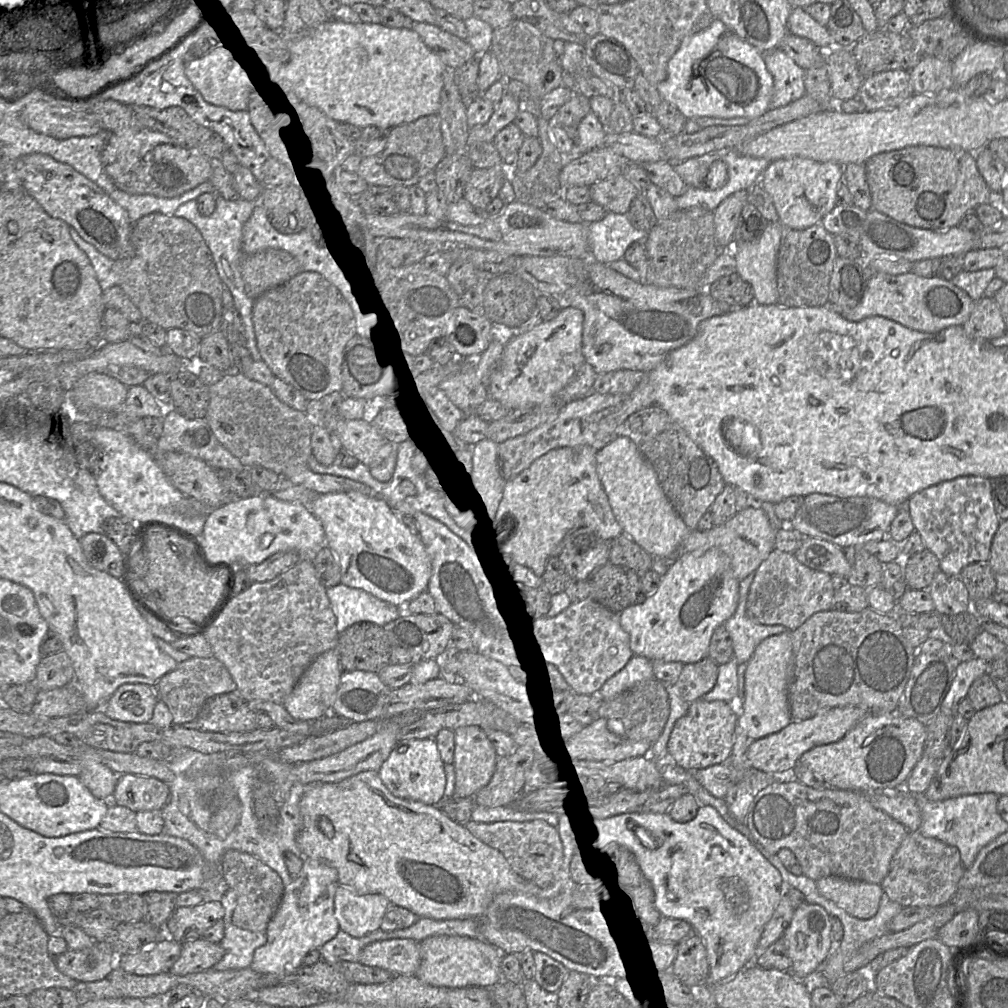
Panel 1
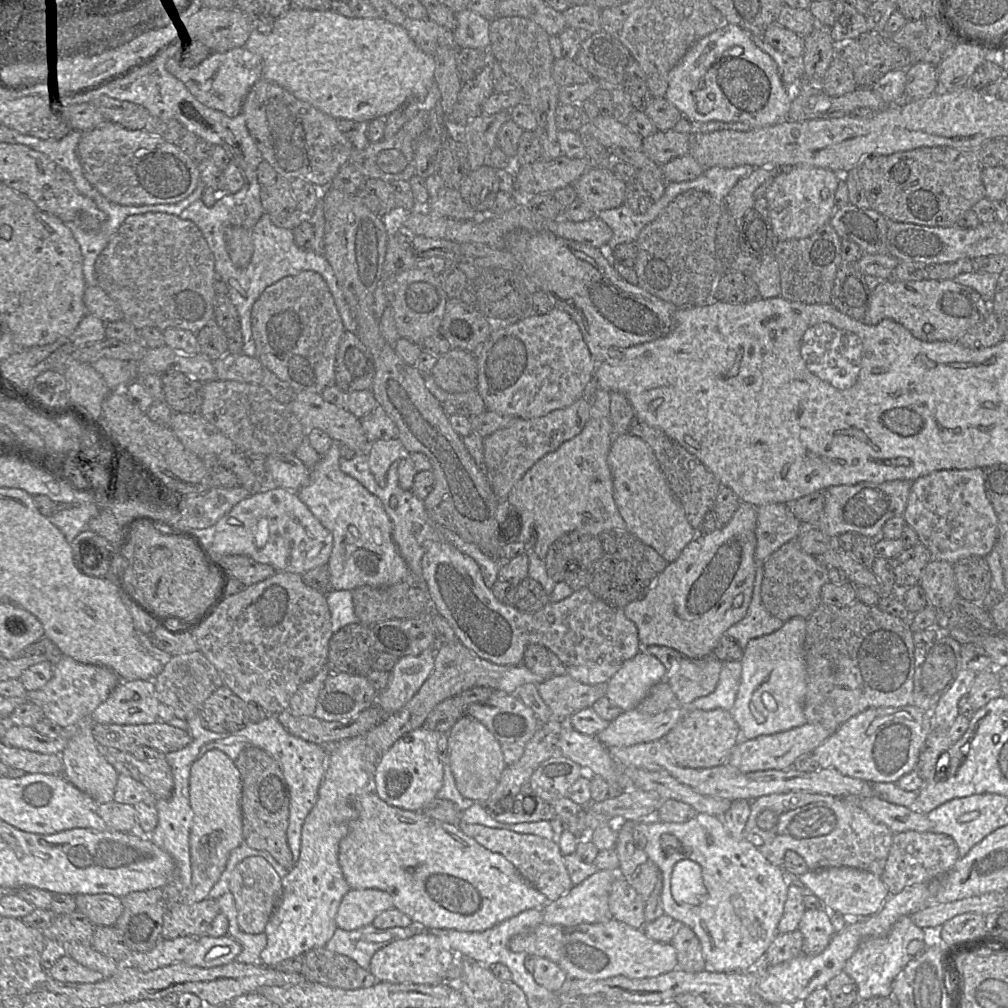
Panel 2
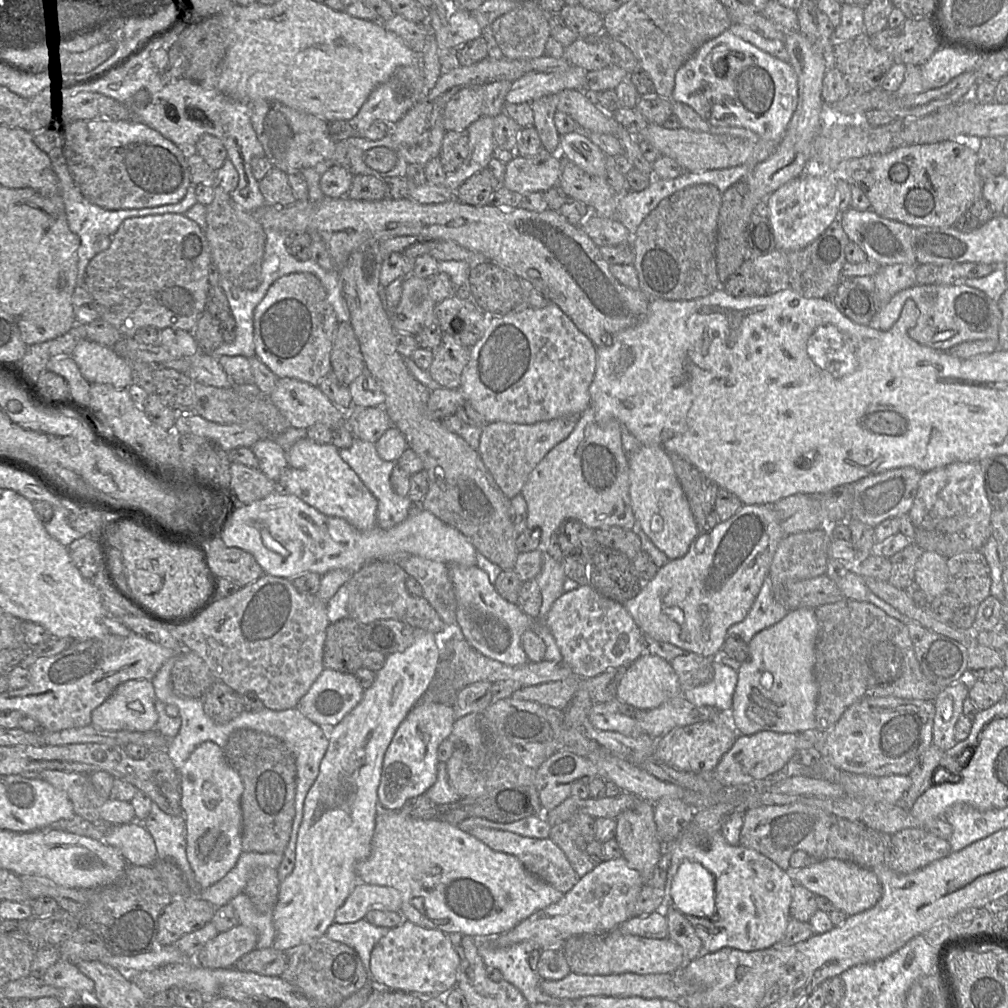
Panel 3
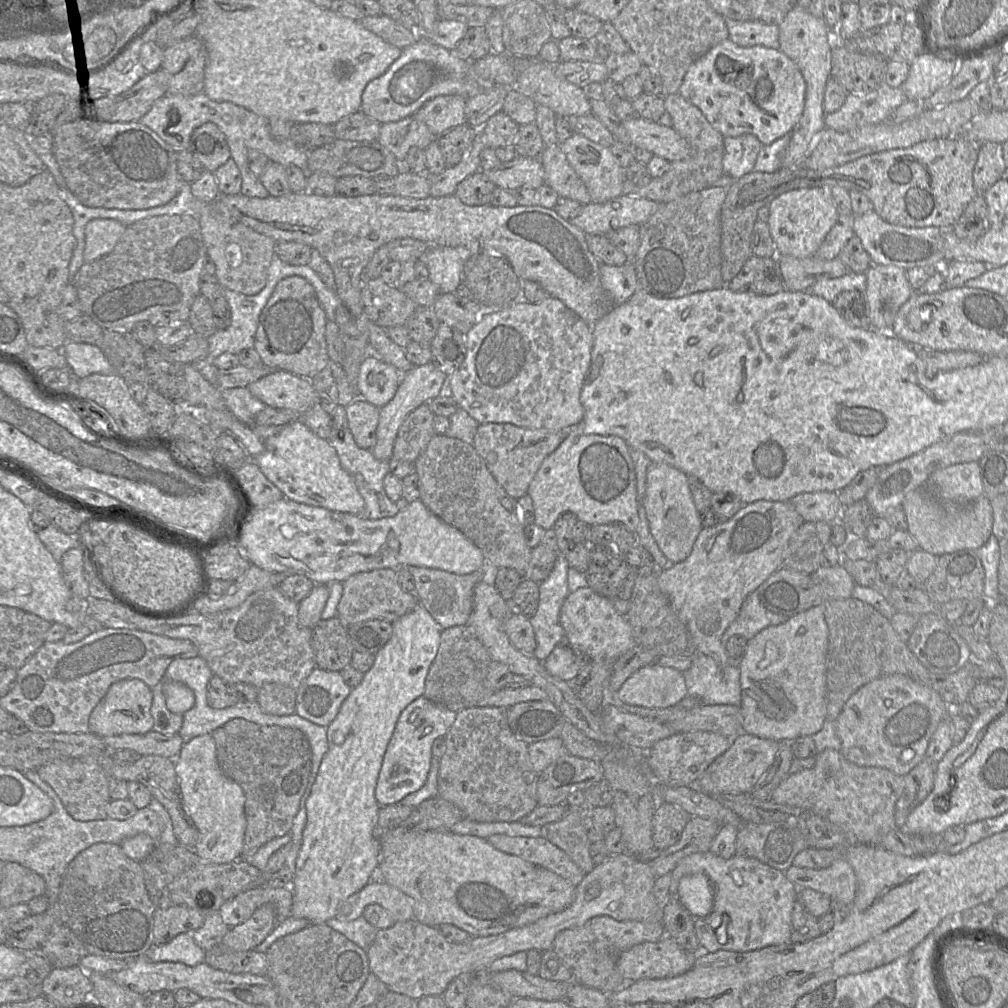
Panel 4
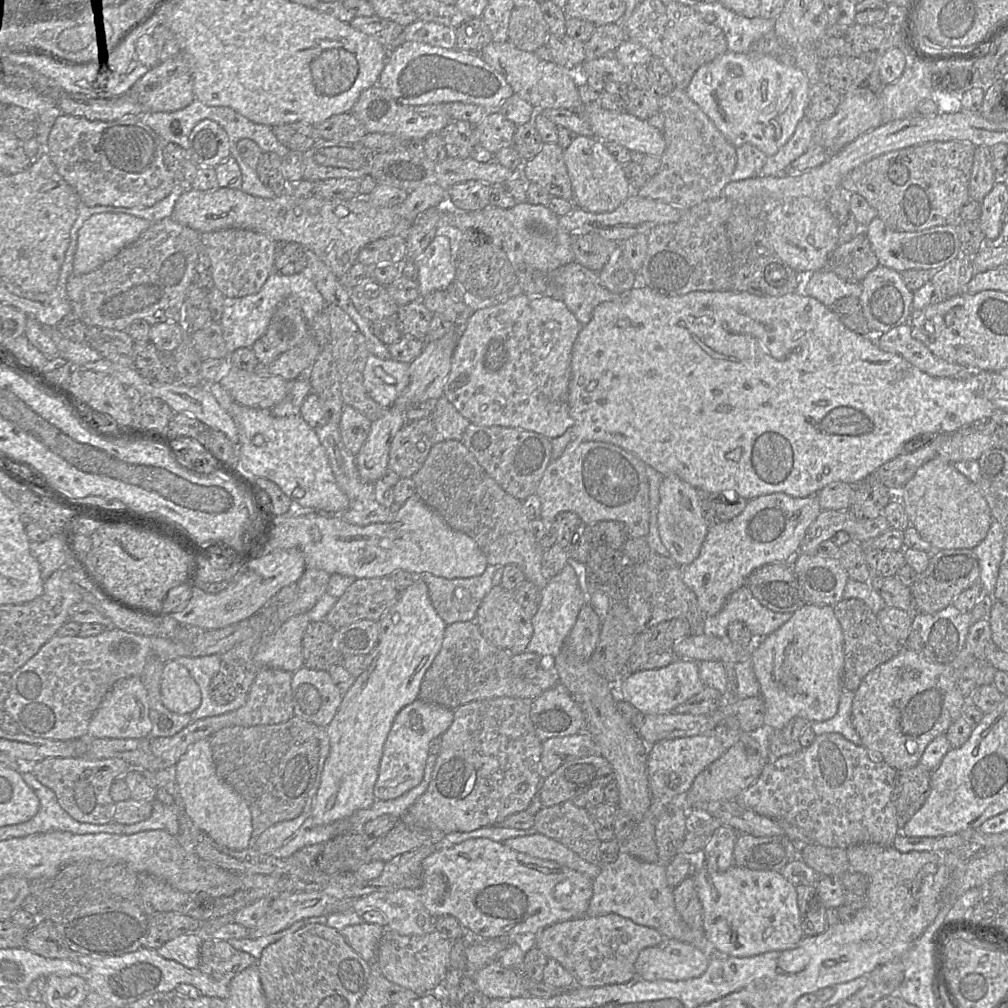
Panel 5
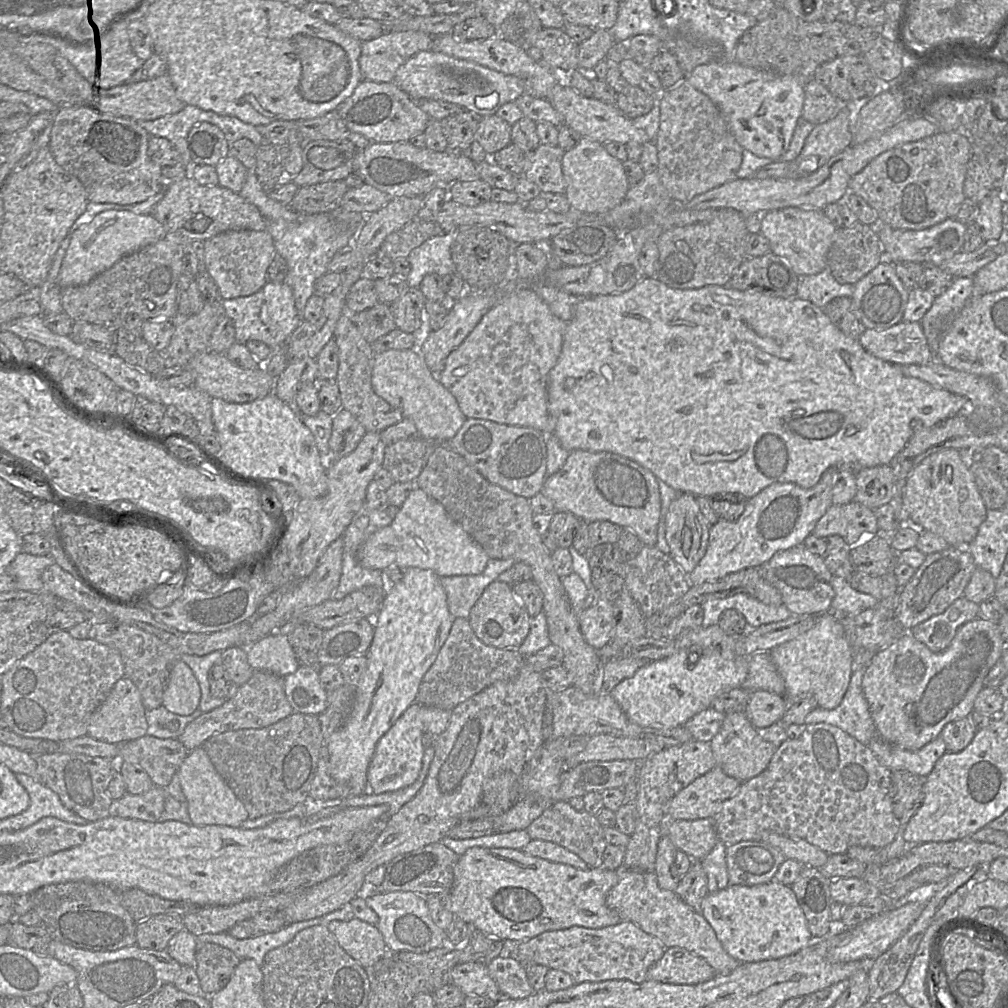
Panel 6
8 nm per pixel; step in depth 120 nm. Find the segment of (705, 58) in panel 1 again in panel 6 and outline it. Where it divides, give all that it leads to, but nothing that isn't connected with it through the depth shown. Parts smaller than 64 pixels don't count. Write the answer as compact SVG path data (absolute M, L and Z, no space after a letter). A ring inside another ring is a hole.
M736 62L699 65L686 76L686 80L719 108L743 149L772 160L777 160L786 152L802 116L806 81L745 67Z

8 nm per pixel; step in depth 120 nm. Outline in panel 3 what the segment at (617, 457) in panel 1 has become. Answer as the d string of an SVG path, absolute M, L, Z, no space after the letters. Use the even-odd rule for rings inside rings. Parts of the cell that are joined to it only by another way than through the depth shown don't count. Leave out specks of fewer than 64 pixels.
M642 445L628 455L628 467L629 495L636 528L641 529L670 560L683 557L700 528L694 520L668 453L660 446Z

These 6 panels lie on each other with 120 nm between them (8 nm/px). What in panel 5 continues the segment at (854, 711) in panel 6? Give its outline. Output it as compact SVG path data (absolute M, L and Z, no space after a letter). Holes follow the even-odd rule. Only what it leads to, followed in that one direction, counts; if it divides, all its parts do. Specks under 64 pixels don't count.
M843 690L835 715L826 721L809 722L815 736L824 733L838 733L848 741L861 745L861 739L852 723L852 703L854 692Z

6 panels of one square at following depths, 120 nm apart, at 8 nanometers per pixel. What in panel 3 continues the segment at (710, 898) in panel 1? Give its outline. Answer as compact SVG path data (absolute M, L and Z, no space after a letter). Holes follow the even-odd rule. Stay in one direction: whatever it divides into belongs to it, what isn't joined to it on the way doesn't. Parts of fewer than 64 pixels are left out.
M683 832L671 844L664 845L664 849L670 852L671 858L664 887L664 908L673 907L671 898L672 881L684 860L701 864L714 878L715 915L711 919L684 915L693 926L696 935L700 938L703 945L703 952L714 953L724 948L752 952L764 950L780 943L791 918L790 905L795 885L791 871L782 870L772 860L753 849L746 848L741 844L730 845L721 832L715 834L711 844L706 848L695 844L693 837Z

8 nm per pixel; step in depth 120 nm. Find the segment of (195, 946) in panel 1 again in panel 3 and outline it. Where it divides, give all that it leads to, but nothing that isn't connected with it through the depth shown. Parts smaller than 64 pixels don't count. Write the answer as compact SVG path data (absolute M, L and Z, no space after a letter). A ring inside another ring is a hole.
M238 925L209 940L195 956L195 962L207 969L229 969L244 955L256 949L257 934Z

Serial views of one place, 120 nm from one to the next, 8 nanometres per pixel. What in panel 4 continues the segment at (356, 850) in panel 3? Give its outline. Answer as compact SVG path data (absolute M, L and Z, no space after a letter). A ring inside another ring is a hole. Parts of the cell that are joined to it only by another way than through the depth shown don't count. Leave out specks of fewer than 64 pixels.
M420 603L392 625L392 636L375 654L373 666L364 673L361 683L352 688L337 716L327 726L328 751L305 804L306 825L290 885L291 916L307 919L311 924L324 924L335 918L338 906L368 884L373 870L379 865L377 822L381 806L375 798L375 789L382 761L401 712L415 699L424 696L425 680L440 646L442 629Z

